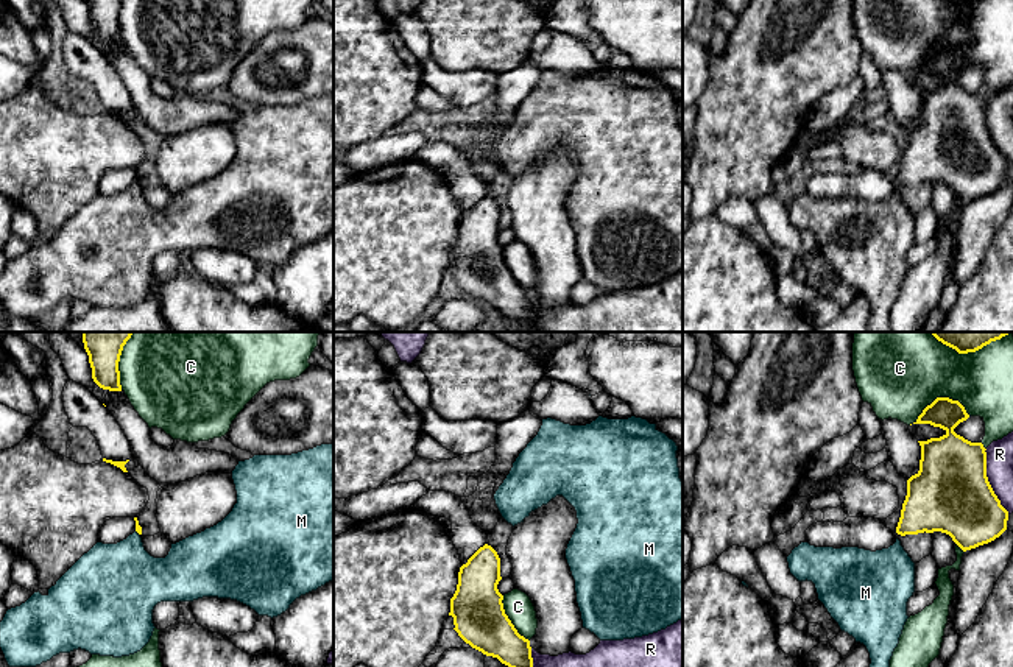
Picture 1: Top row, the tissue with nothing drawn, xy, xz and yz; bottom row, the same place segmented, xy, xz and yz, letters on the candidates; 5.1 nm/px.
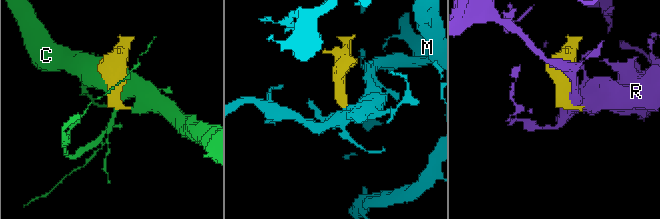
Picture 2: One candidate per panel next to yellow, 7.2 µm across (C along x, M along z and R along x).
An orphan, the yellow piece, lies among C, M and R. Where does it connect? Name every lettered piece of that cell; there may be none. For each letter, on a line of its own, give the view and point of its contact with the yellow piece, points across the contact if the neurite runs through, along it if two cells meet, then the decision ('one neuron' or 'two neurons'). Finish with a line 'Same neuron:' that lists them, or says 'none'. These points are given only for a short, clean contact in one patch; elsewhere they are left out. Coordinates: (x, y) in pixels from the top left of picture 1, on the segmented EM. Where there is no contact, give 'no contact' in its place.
C: meets yellow in yz at (938, 398); two neurons
M: meets yellow in xy at (137, 532); runs through xy (137, 527), (137, 532), (125, 568), (125, 578); one neuron
R: meets yellow in yz at (988, 482); two neurons
Same neuron: M

